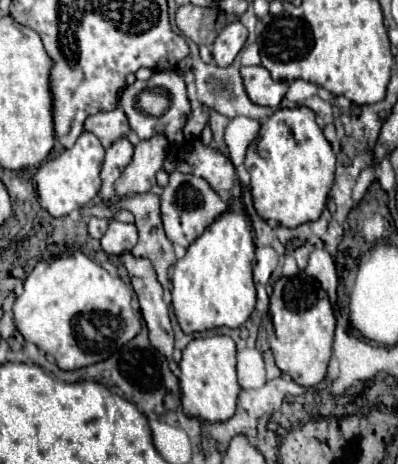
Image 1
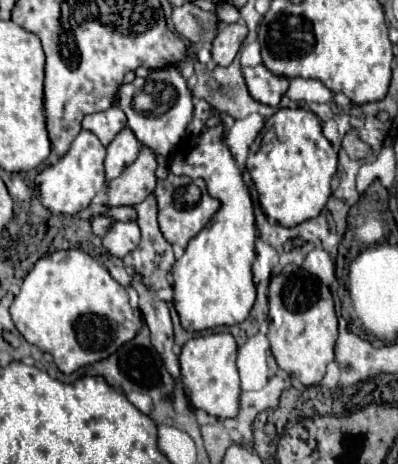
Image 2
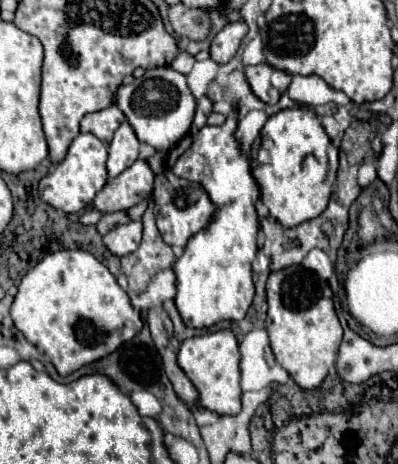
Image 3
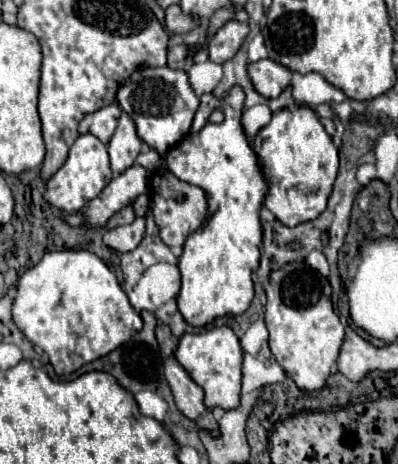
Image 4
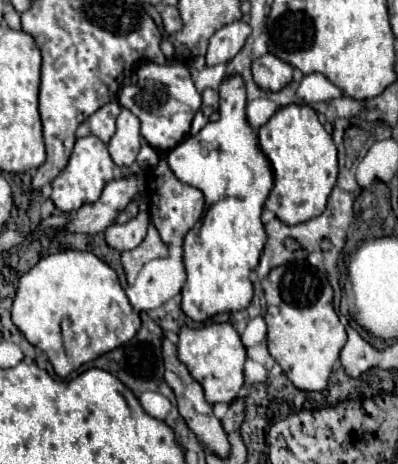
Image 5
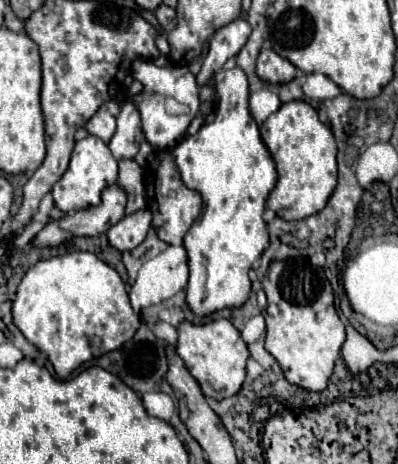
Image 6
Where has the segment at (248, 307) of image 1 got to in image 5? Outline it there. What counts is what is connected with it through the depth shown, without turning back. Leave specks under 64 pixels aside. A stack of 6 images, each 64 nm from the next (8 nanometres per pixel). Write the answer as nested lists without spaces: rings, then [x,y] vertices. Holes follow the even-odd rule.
[[[232,76],[220,84],[220,120],[208,122],[196,136],[184,138],[174,150],[168,152],[168,166],[176,178],[202,190],[206,204],[212,204],[202,222],[198,222],[184,238],[184,268],[186,284],[182,286],[182,308],[184,314],[194,322],[206,322],[208,318],[222,312],[238,312],[248,308],[252,300],[250,272],[258,266],[260,252],[266,244],[266,232],[260,222],[260,214],[268,192],[272,188],[272,170],[266,156],[260,152],[256,134],[246,122],[246,88],[240,76]]]

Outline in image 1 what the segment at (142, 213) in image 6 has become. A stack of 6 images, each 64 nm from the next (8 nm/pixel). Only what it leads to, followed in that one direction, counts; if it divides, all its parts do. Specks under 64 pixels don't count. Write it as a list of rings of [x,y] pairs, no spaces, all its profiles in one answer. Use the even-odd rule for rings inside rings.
[[[110,220],[110,226],[106,230],[106,234],[102,236],[102,250],[106,254],[114,254],[120,256],[126,250],[132,250],[134,244],[138,240],[138,232],[134,224],[124,224],[118,220]]]

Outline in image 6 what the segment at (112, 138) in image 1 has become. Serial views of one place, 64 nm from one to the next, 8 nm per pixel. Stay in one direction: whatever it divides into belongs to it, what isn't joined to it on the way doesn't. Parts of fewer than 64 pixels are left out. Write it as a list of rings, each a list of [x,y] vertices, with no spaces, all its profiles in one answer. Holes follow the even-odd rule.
[[[110,100],[110,102],[104,102],[100,106],[100,110],[92,116],[92,120],[88,120],[88,124],[84,124],[84,128],[80,128],[76,132],[76,140],[82,140],[84,136],[98,136],[102,138],[104,142],[108,142],[114,132],[116,132],[116,116],[120,112],[120,106],[118,102]]]

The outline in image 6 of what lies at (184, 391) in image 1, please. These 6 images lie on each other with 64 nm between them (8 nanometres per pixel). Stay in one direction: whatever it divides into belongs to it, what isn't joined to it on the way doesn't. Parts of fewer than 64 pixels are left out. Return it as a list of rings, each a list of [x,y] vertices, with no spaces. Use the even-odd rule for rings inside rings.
[[[214,320],[200,326],[182,322],[178,326],[176,352],[184,360],[188,372],[198,380],[206,398],[224,400],[240,390],[246,374],[246,360],[250,354],[246,342],[240,338],[240,332],[232,326],[230,320]]]

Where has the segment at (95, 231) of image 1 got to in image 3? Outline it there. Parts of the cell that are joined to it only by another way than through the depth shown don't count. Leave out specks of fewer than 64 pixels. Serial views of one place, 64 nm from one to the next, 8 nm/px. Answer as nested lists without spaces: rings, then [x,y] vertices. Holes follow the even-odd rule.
[[[112,212],[112,214],[104,214],[104,216],[98,220],[96,230],[104,236],[104,234],[108,234],[114,226],[118,226],[118,224],[126,224],[126,222],[130,222],[130,218],[126,216],[126,212]]]

